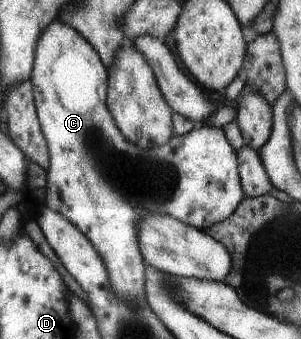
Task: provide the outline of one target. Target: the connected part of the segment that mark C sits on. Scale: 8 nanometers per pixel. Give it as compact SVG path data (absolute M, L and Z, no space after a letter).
M52 23L44 35L40 35L40 43L36 47L36 59L34 59L34 67L32 67L32 75L30 75L30 81L32 82L32 91L34 94L34 101L36 104L36 111L38 119L42 127L42 133L48 143L48 151L50 155L50 163L46 168L46 185L44 187L46 191L45 204L48 207L52 207L54 211L58 211L62 217L66 217L68 221L72 221L80 231L92 242L92 245L96 248L96 251L100 253L106 269L108 272L108 279L110 279L110 285L114 289L116 295L120 295L124 301L130 301L130 303L138 303L142 299L146 299L146 285L144 285L144 269L145 261L140 253L140 243L138 243L138 225L142 219L154 215L154 213L160 213L160 215L170 215L182 223L188 223L200 231L228 219L229 215L232 215L233 211L236 211L236 207L242 203L244 199L244 191L242 191L242 183L240 183L240 174L238 173L238 152L234 151L228 143L224 128L216 129L216 127L208 127L208 125L196 126L192 131L182 136L172 136L172 139L168 139L168 143L160 145L160 147L138 147L136 143L130 143L118 129L114 117L107 106L107 81L108 72L100 55L94 46L78 33L78 31L70 29L70 27L64 27L60 23Z

